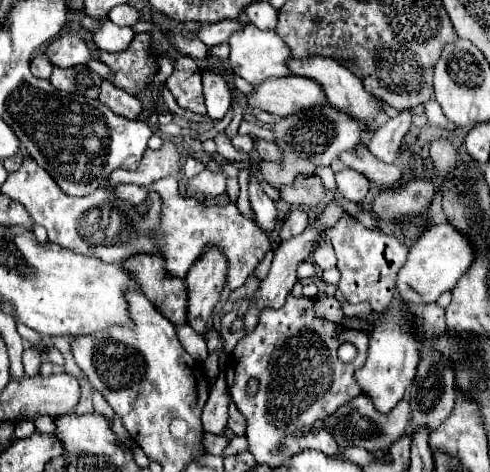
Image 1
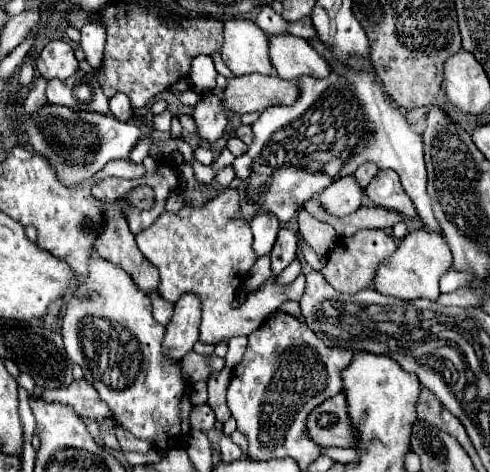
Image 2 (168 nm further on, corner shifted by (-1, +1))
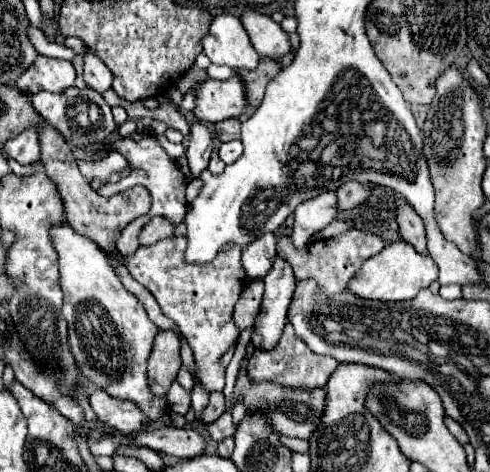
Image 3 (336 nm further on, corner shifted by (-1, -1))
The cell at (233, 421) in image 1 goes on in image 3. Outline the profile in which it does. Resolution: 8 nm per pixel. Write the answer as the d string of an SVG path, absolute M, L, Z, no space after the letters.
M212 392L208 406L202 410L202 424L214 422L222 412L224 412L224 394L222 392Z

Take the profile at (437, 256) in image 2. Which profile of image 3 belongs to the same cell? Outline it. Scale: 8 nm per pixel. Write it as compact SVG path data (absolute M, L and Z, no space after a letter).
M398 240L398 242L388 244L376 256L368 258L368 262L358 270L358 274L354 274L354 278L346 290L350 290L354 296L366 298L366 300L398 302L398 300L414 298L422 288L428 288L430 282L434 282L436 278L438 278L436 262L430 256L418 254L414 250L414 246L410 246L408 242Z

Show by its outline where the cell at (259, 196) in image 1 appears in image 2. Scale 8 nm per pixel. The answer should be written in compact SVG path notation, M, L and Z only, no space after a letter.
M260 212L258 216L254 216L254 220L250 220L250 228L254 234L254 250L258 256L270 254L274 242L276 242L276 234L280 230L280 222L276 216L270 216L270 212Z

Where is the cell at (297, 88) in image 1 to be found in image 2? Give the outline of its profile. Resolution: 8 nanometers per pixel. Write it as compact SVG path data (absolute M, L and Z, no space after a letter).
M248 74L232 78L224 90L226 108L238 114L264 112L272 104L292 104L294 100L298 100L298 84L280 76Z

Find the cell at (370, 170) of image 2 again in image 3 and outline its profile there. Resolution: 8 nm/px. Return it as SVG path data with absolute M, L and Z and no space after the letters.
M348 182L346 186L336 190L338 196L338 212L348 210L348 208L356 208L362 202L368 200L368 196L372 194L372 190L360 182Z

